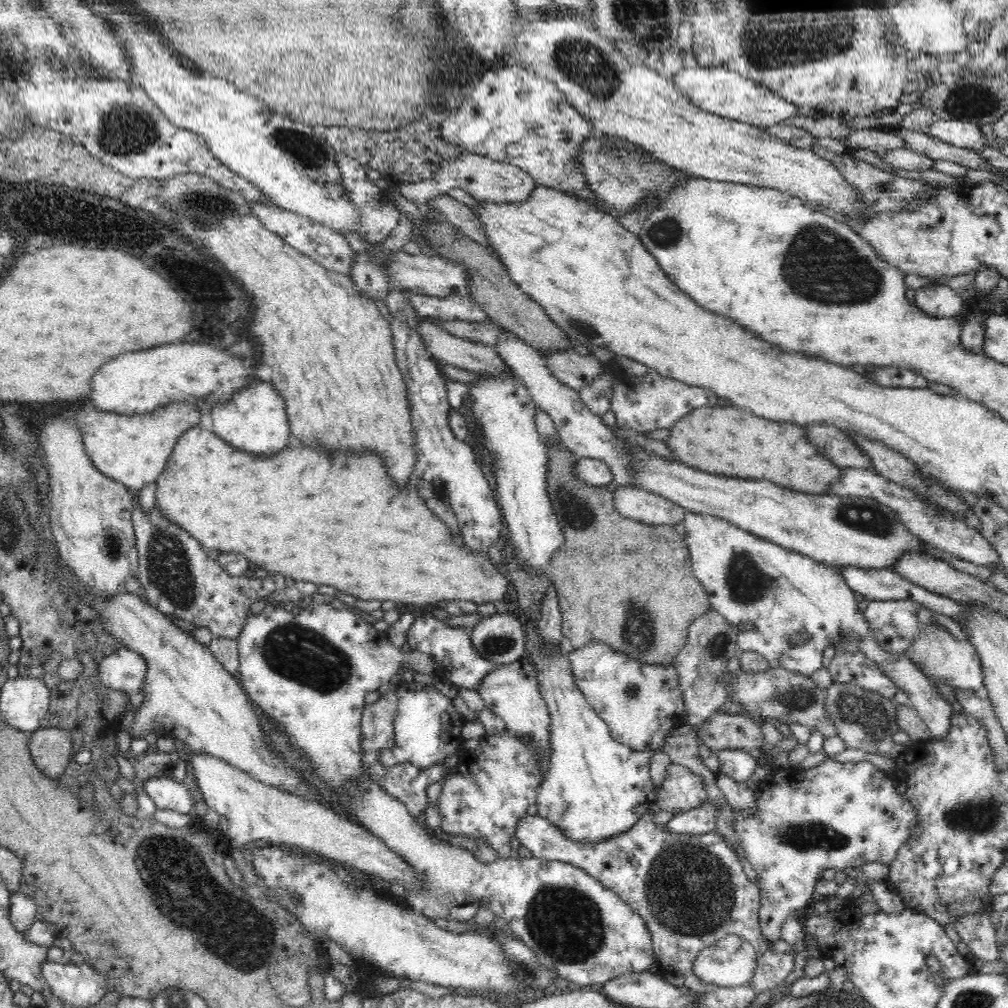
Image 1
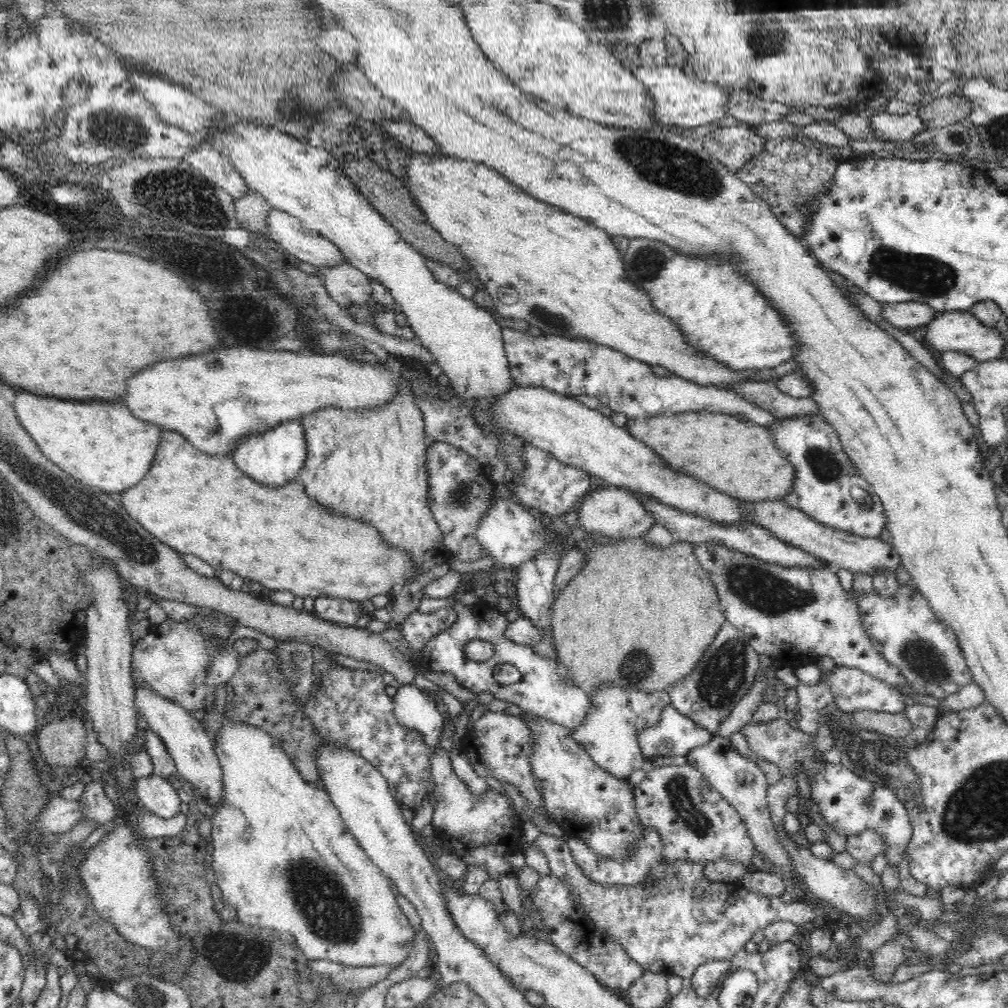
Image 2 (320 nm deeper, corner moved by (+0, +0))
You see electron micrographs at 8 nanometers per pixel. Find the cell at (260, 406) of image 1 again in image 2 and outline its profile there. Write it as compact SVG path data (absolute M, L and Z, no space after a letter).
M301 420L285 421L274 429L250 437L240 438L231 453L237 467L260 484L270 488L284 486L296 478L306 460L306 436Z

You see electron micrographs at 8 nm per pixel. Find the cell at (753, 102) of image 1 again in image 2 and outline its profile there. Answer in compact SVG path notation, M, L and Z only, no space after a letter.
M664 63L659 67L638 67L631 69L632 74L647 88L653 98L653 120L657 124L678 126L683 128L710 125L729 114L728 95L725 90L714 82L686 75L680 66Z

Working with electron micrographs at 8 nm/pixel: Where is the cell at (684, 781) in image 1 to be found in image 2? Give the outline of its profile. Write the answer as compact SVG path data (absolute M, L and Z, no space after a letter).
M693 766L654 767L633 787L633 793L640 822L647 828L655 828L664 842L661 854L664 863L690 860L708 865L726 859L744 867L752 865L755 847L745 822L724 795Z

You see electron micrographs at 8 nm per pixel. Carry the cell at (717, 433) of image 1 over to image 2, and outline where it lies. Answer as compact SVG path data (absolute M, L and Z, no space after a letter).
M684 411L676 414L661 414L652 415L646 417L645 419L628 419L626 422L626 430L632 437L635 437L637 440L642 441L644 445L651 448L660 458L663 458L664 462L667 462L667 466L675 472L684 472L686 476L692 476L692 478L696 478L700 484L706 484L706 486L710 486L713 490L719 491L720 493L724 493L726 495L730 495L735 497L740 501L750 502L760 502L766 500L780 500L783 501L790 492L792 492L792 487L795 481L795 470L790 461L783 455L783 452L772 442L774 437L772 437L772 433L768 434L768 429L764 430L764 428L760 428L760 426L756 426L756 424L752 424L752 422L740 422L740 420L736 420L734 416L728 416L726 413L717 413L714 411L700 411L700 414L696 414L694 411Z

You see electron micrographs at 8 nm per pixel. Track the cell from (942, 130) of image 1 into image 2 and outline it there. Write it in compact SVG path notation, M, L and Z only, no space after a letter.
M886 110L871 116L871 129L884 141L910 141L916 134L928 130L916 113L890 114Z

